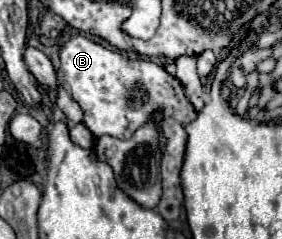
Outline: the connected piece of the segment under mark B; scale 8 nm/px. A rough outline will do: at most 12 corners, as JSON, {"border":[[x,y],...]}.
{"border":[[87,36],[61,46],[61,72],[95,138],[127,140],[159,114],[157,206],[179,218],[193,104],[149,58]]}

